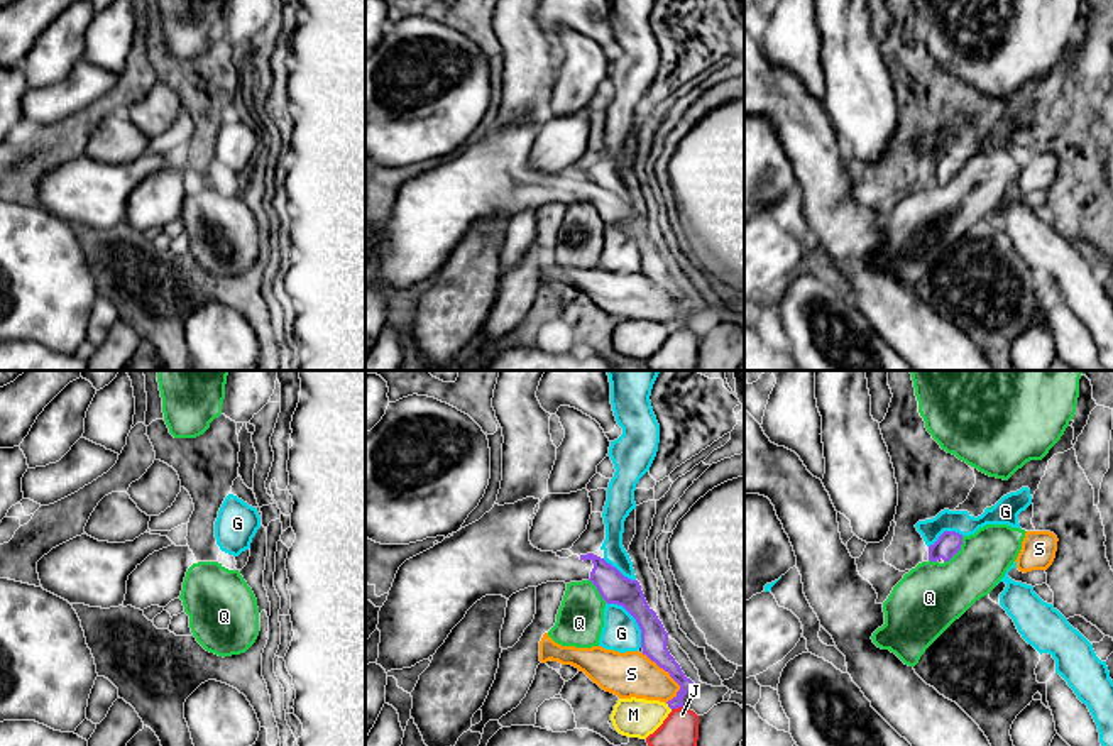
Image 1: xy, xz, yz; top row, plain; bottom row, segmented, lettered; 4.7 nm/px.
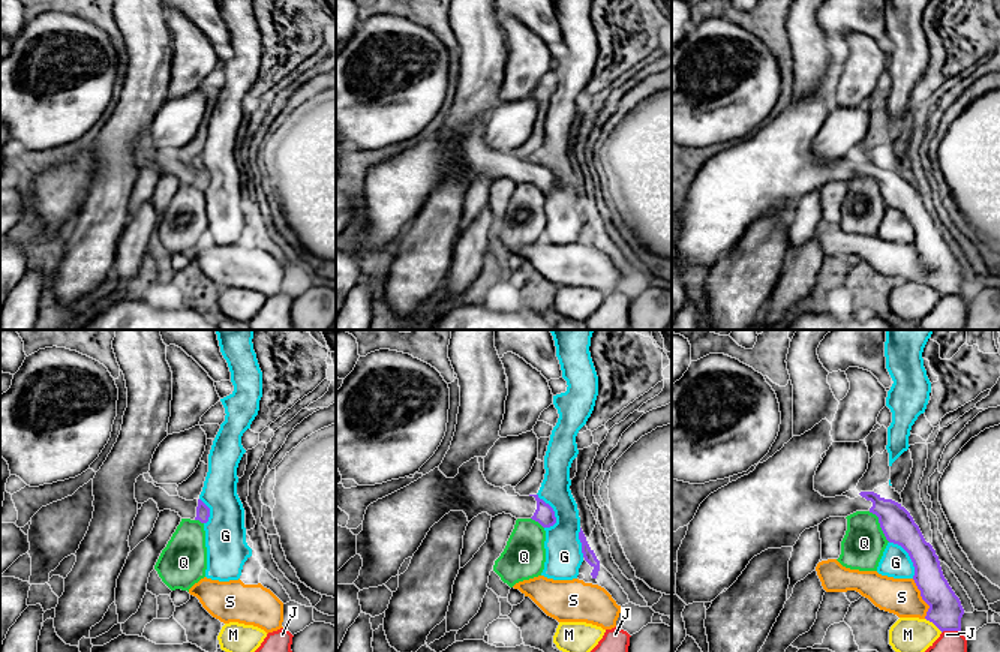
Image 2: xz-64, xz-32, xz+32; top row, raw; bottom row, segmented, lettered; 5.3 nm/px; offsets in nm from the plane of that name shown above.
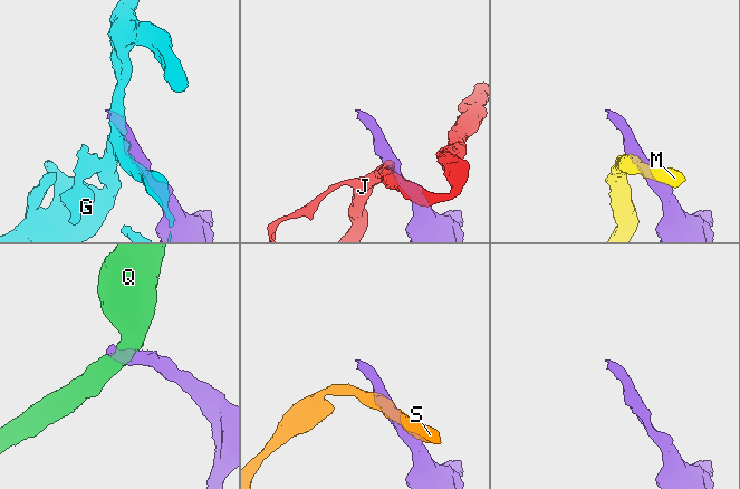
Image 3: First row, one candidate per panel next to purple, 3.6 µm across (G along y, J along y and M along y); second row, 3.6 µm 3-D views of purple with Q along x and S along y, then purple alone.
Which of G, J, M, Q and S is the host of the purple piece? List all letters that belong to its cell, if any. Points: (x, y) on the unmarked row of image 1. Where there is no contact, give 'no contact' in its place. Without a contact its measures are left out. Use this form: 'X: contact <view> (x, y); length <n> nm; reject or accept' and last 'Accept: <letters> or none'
G: contact xz (635, 239); length 280 nm; reject
J: contact xz (677, 329); length 60 nm; reject
M: contact xz (668, 327); length 50 nm; reject
Q: contact yz (958, 171); length 160 nm; reject
S: contact xz (667, 291); length 280 nm; reject
Accept: none

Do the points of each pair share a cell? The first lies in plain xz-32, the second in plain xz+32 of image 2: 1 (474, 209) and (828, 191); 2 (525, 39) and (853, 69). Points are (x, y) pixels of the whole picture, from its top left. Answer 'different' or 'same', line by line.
1: different
2: same

